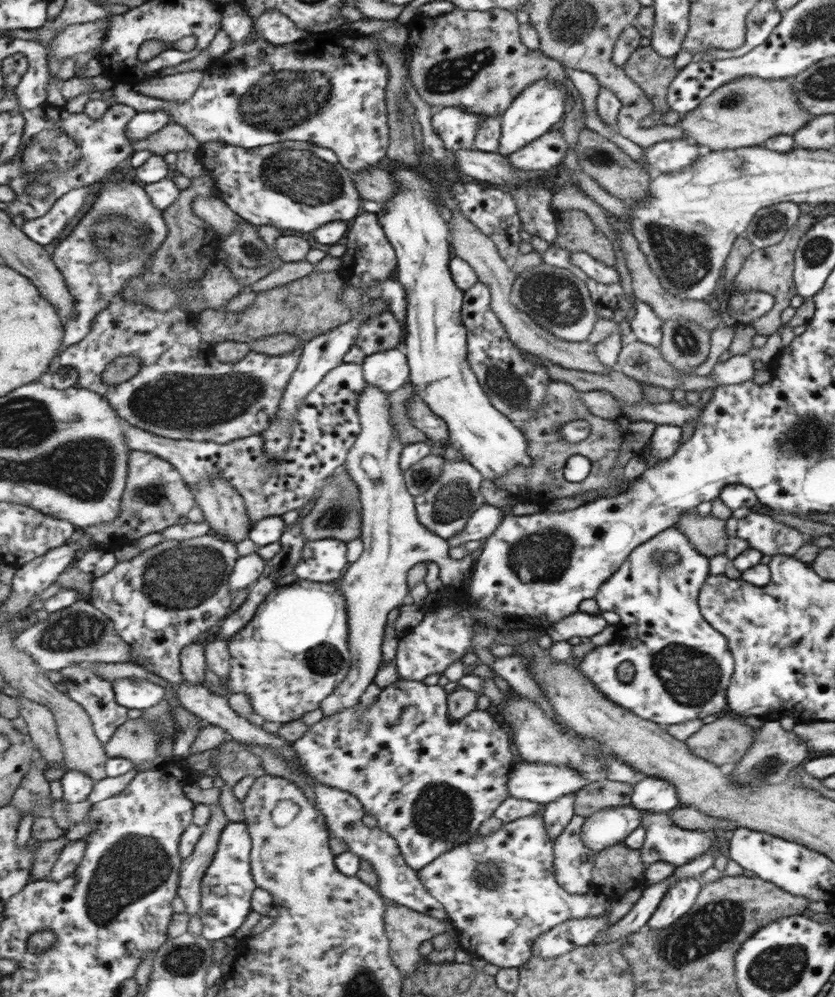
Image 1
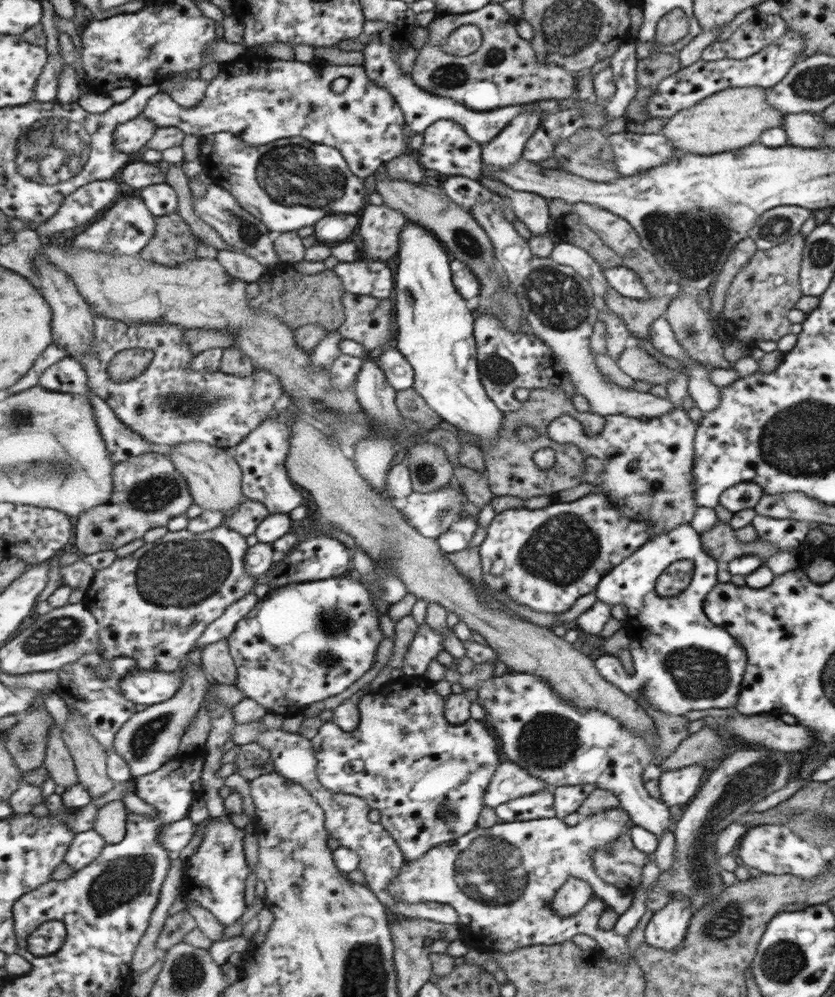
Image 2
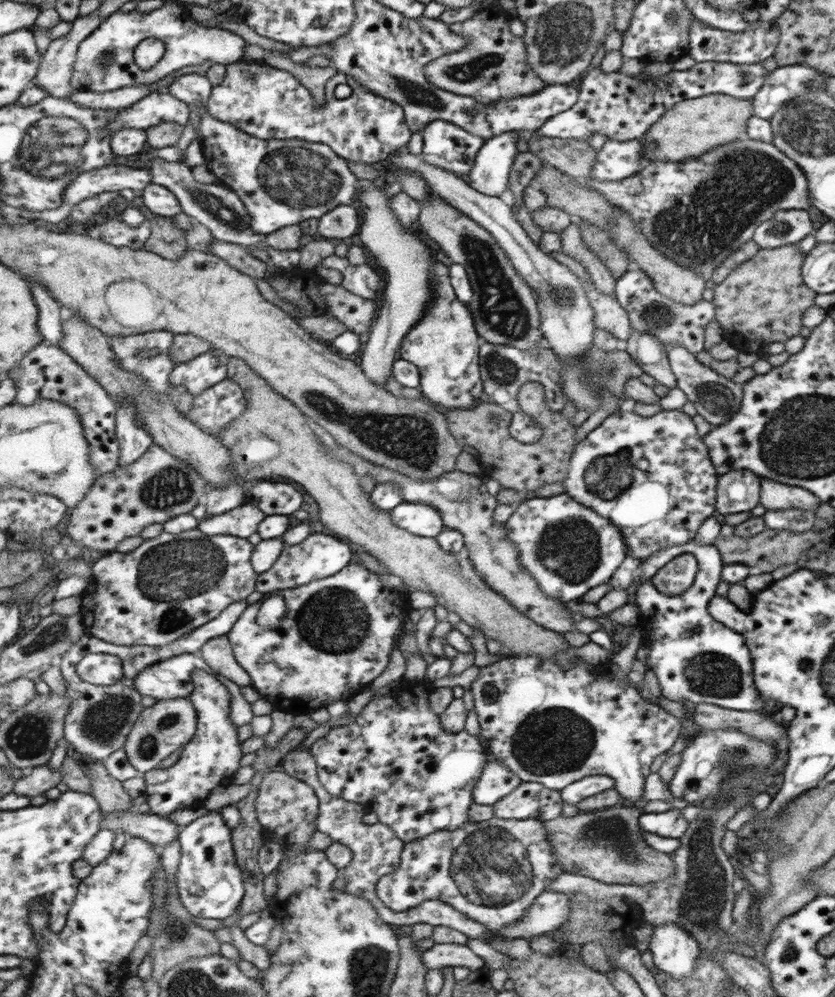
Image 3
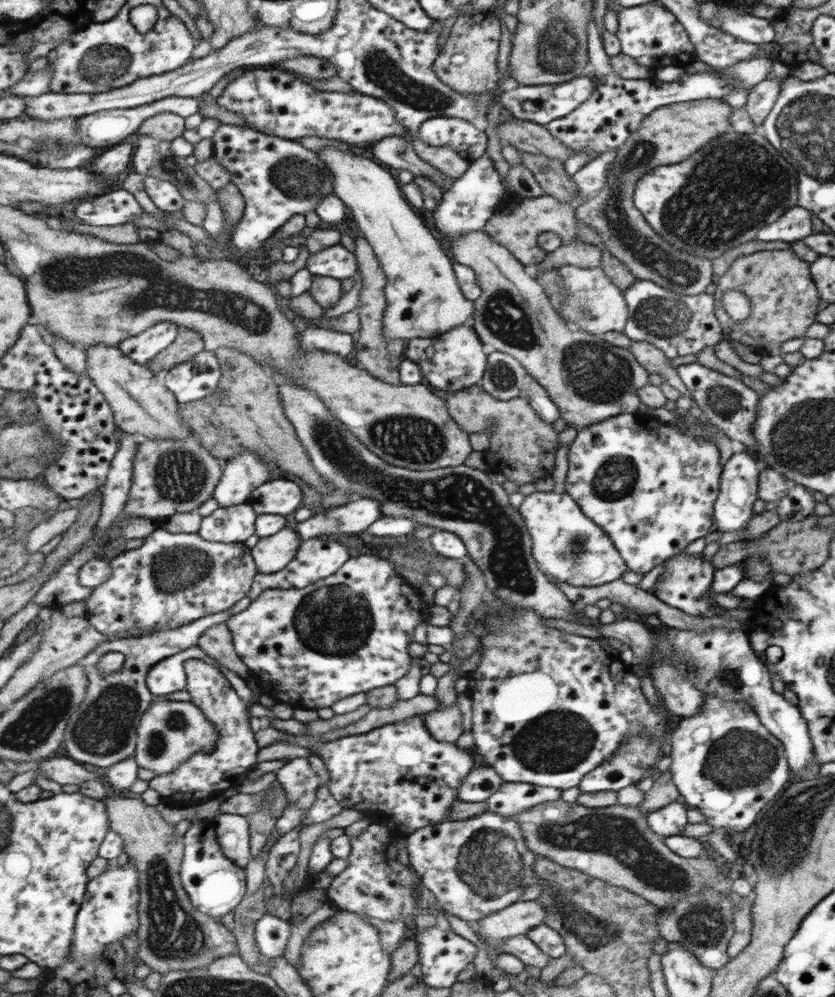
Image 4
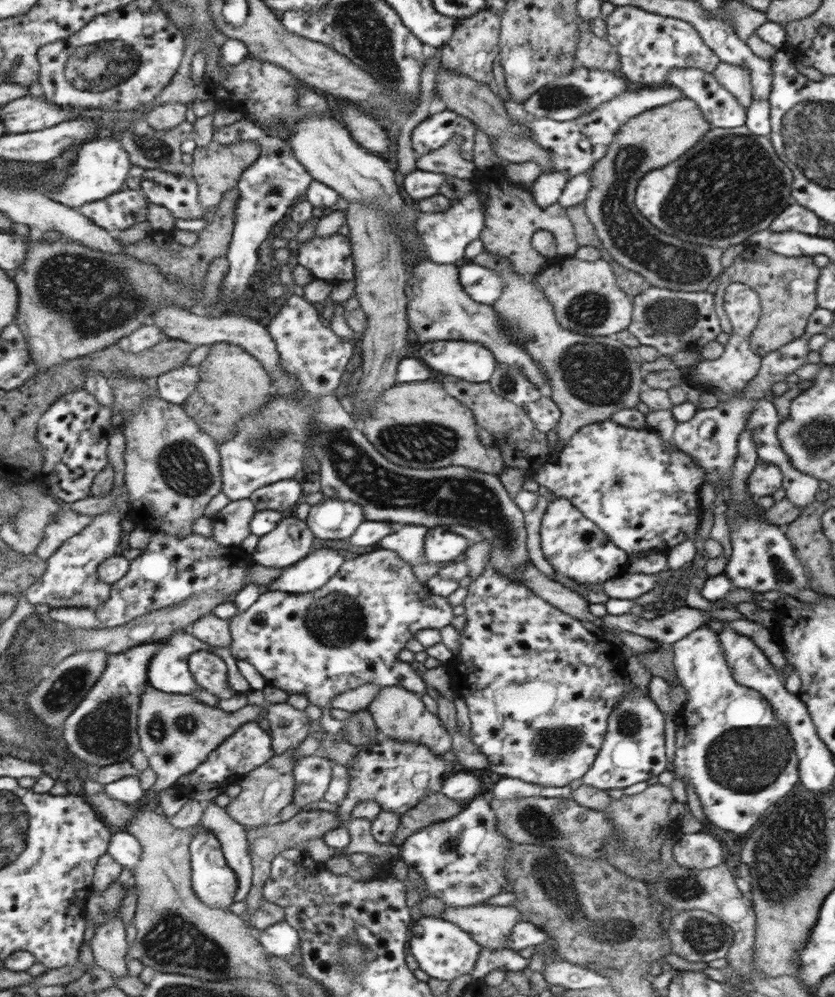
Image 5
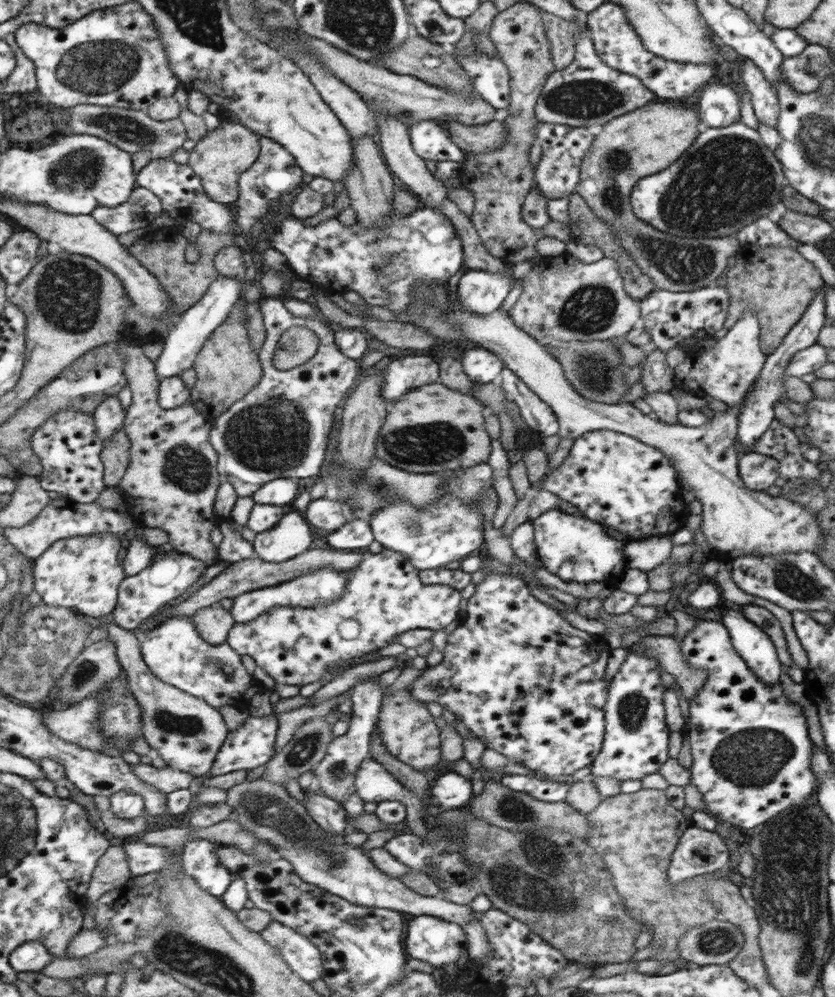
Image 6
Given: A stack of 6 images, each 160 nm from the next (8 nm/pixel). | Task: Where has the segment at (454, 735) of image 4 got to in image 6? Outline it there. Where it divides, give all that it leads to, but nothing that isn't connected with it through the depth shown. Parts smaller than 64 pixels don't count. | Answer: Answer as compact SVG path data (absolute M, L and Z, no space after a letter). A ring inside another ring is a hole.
M406 688L397 692L385 692L378 726L387 752L395 760L409 764L419 772L439 760L439 730L425 707L422 702L413 700Z

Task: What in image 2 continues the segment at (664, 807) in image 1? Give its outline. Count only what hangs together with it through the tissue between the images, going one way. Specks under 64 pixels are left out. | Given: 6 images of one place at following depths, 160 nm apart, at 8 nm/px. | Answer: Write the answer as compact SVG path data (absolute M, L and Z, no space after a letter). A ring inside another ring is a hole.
M701 763L692 764L681 769L662 771L658 778L658 791L660 801L668 806L685 804L701 784L701 776L705 766Z

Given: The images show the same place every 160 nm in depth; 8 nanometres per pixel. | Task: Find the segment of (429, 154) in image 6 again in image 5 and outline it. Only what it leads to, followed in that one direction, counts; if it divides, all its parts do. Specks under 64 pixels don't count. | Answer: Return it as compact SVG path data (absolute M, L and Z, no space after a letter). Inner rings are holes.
M445 109L443 112L428 116L423 122L420 122L413 128L411 132L411 149L413 153L418 156L427 154L429 150L437 150L441 146L445 146L449 140L453 137L458 137L461 142L459 144L459 154L463 157L463 160L472 160L474 146L477 143L475 138L474 124L463 116L459 116Z

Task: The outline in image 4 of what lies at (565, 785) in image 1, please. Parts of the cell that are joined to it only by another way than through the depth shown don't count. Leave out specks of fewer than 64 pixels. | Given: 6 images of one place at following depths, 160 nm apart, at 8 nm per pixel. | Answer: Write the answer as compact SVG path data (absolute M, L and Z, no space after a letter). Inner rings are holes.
M477 767L457 787L457 800L483 802L489 798L504 780L491 767Z

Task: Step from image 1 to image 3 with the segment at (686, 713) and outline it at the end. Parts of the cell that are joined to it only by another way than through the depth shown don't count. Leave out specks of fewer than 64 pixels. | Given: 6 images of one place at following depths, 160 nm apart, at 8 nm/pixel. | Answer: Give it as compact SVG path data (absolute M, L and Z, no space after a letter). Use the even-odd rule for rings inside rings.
M693 538L681 546L665 548L647 561L626 558L612 576L609 586L611 591L625 591L633 581L637 581L635 582L634 602L639 606L639 618L633 626L637 629L641 627L647 631L649 650L646 668L653 670L653 674L657 678L657 685L659 685L660 696L687 705L689 702L691 704L700 704L701 702L731 710L758 712L758 714L773 717L774 721L777 721L782 728L782 734L780 734L778 742L775 742L776 747L787 752L789 744L791 744L787 735L787 724L781 722L779 711L765 710L765 700L761 698L760 690L757 690L753 678L751 653L745 646L743 637L712 620L707 613L707 603L715 595L721 569L723 569L720 559L719 550L715 549L713 545L697 544Z

